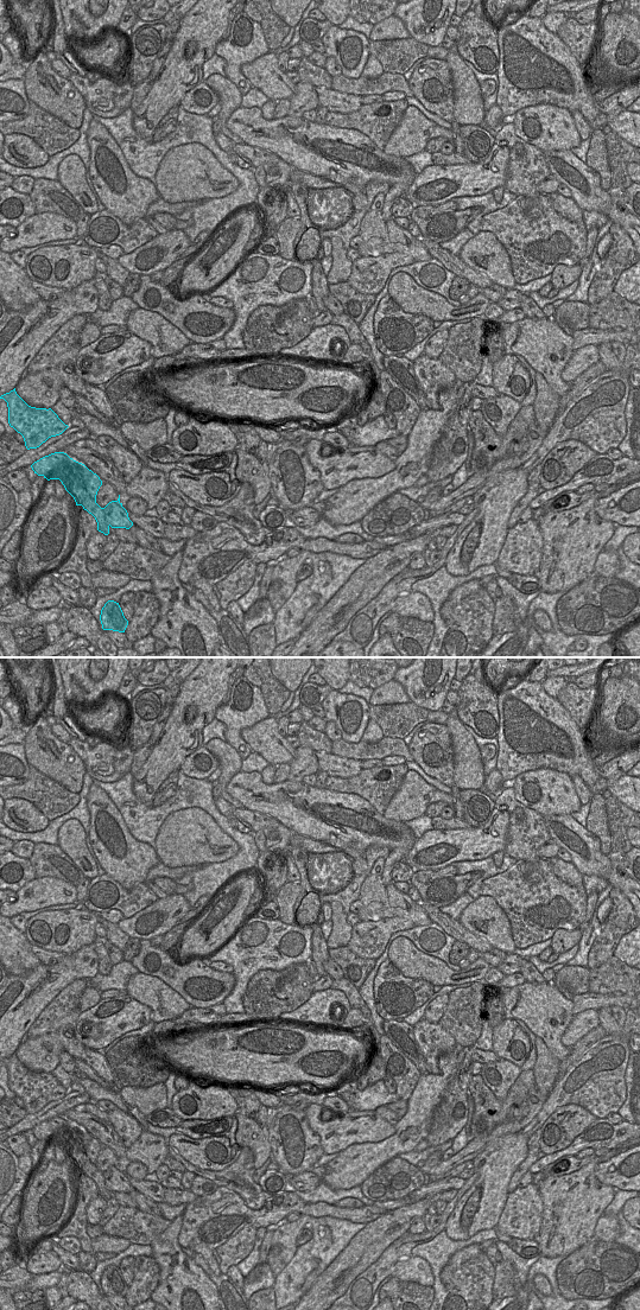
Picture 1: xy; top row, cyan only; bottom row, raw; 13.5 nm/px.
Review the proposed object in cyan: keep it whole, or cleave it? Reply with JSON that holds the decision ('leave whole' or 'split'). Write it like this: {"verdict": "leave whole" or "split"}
{"verdict": "split"}

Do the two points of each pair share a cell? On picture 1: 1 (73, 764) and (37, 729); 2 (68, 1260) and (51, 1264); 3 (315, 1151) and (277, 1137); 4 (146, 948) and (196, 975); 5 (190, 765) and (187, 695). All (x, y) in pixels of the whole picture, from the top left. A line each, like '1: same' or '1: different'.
1: same
2: different
3: same
4: same
5: different

